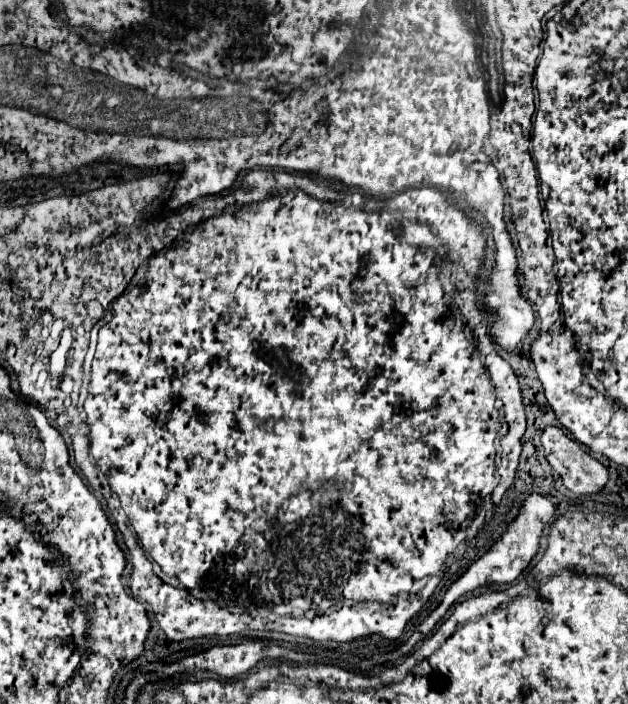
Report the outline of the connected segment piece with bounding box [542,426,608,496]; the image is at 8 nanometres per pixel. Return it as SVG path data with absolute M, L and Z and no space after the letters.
M548 426L544 430L542 446L550 466L562 476L564 486L574 494L594 494L608 482L608 470L558 426Z

